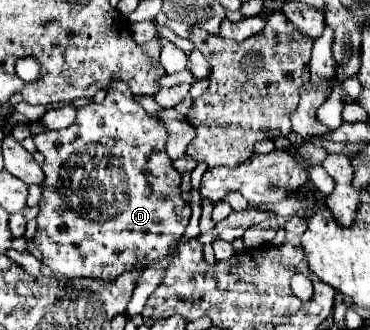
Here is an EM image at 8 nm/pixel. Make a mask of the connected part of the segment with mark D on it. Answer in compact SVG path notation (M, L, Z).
M120 79L110 83L104 103L80 107L78 117L70 127L36 137L36 147L44 155L42 171L46 181L42 185L34 245L42 251L42 261L54 275L110 281L124 271L134 269L138 263L146 267L148 263L162 259L170 245L182 237L190 221L190 203L182 199L180 173L172 167L166 153L166 141L166 129L156 117L144 111L130 87Z

